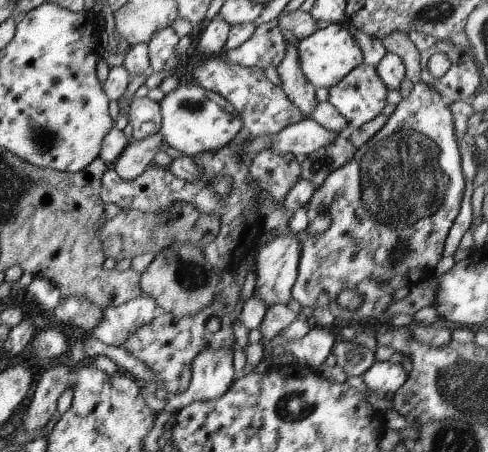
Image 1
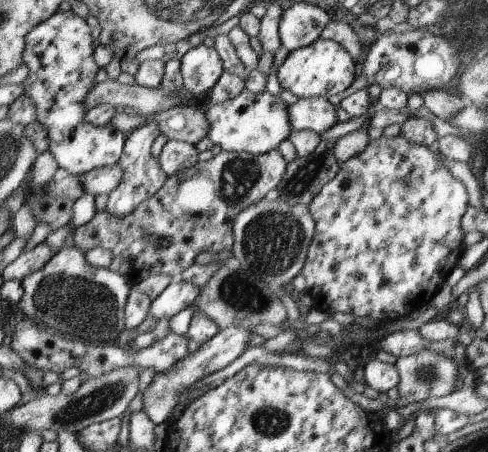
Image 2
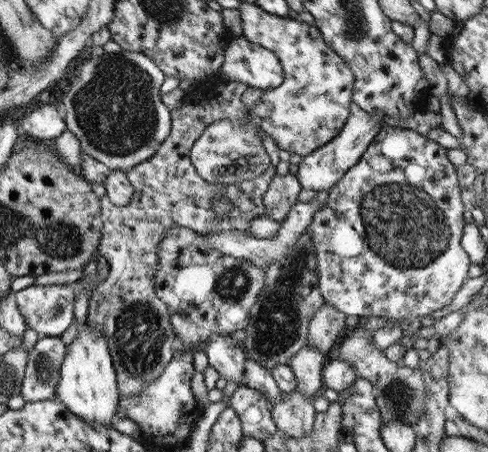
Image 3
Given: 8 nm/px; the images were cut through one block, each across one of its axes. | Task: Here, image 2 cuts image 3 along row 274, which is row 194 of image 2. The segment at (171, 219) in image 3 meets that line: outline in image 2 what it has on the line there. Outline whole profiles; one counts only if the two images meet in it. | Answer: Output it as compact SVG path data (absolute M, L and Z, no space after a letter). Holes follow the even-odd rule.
M151 117L145 124L138 126L134 131L125 135L126 139L122 146L121 156L119 156L119 166L125 170L121 182L110 190L108 201L103 206L103 210L107 214L115 217L123 217L131 214L132 210L143 200L148 199L152 194L155 194L165 182L166 175L159 167L158 159L150 155L151 142L160 134L157 125L154 123L154 118Z

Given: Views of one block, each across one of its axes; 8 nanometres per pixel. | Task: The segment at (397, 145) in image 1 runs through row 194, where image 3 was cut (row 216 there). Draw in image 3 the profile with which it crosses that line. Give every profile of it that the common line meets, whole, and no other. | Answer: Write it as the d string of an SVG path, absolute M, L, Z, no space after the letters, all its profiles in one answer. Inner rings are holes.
M384 126L367 145L359 160L350 169L347 169L331 188L328 188L325 207L313 214L305 228L315 249L317 290L321 295L322 304L328 304L347 316L380 317L408 324L415 322L417 318L421 319L424 316L432 315L432 311L439 310L451 302L453 294L468 279L467 268L469 268L470 260L459 244L465 223L463 223L461 215L464 209L459 198L459 186L455 180L456 167L449 163L445 153L446 150L441 145L428 139L426 135L419 135L403 128Z

